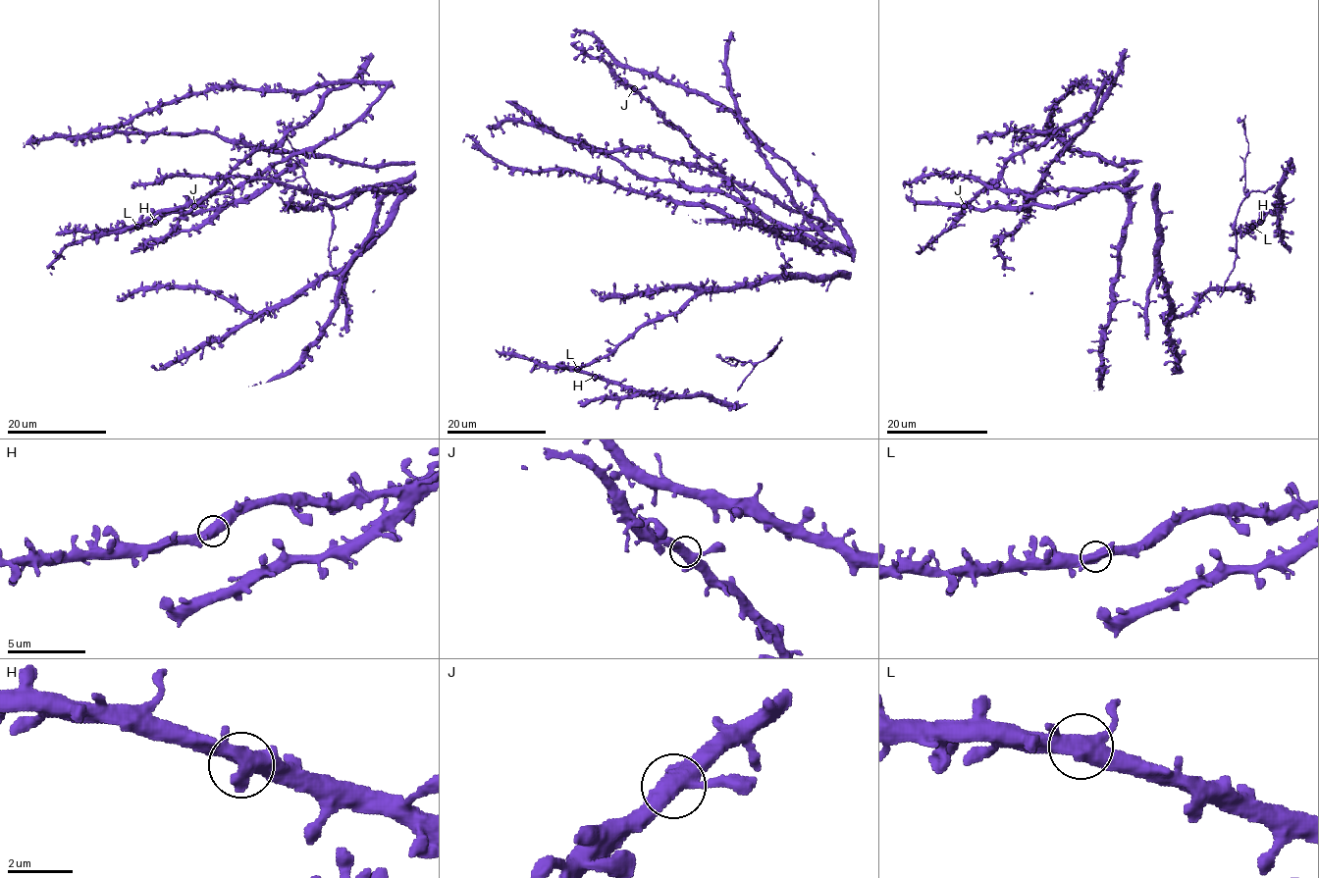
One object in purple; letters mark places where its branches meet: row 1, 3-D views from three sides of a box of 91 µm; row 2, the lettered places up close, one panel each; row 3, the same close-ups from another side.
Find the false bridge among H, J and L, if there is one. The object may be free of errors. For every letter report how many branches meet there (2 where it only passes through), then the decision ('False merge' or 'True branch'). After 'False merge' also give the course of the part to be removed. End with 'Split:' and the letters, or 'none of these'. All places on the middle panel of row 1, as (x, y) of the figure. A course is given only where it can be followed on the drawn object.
H: Branches: 3. True branch
J: Branches: 3. True branch
L: Branches: 3. True branch
Split: none of these

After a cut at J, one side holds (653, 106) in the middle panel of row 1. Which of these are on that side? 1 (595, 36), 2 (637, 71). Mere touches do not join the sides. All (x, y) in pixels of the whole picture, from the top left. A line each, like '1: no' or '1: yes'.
1: yes
2: yes

